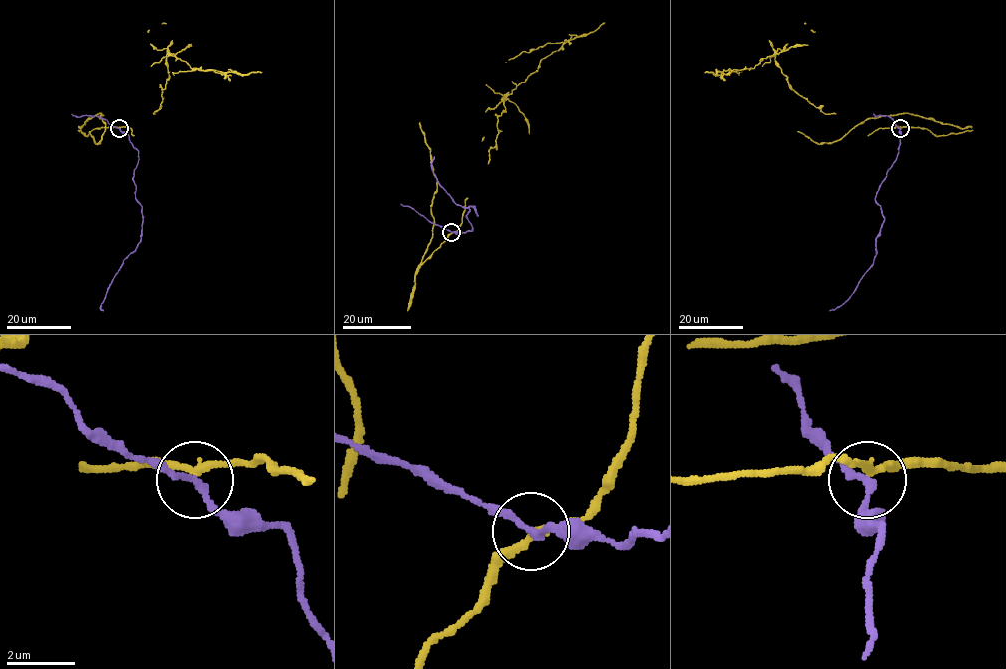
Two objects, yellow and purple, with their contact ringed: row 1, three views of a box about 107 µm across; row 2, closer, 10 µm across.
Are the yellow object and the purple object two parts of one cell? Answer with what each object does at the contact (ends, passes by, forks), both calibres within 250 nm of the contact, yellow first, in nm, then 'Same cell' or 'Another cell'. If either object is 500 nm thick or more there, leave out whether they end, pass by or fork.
At the ring yellow passes by. At the ring purple passes by. Thickness 200 nm (yellow) against 180 nm. Another cell

